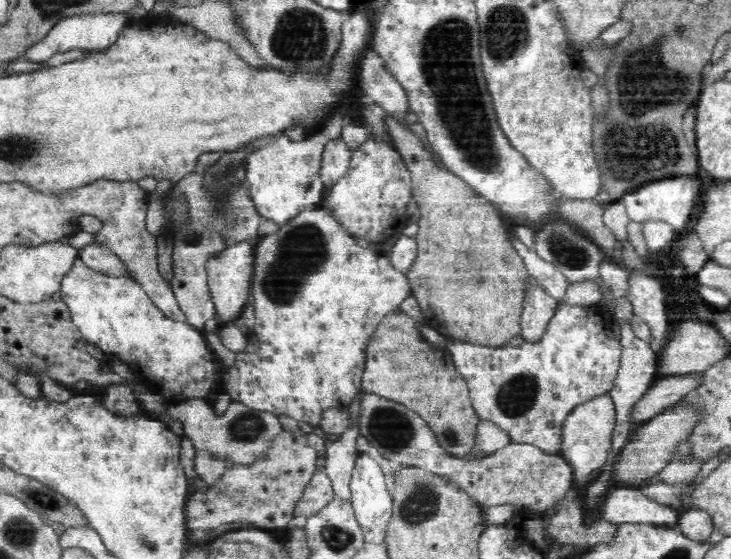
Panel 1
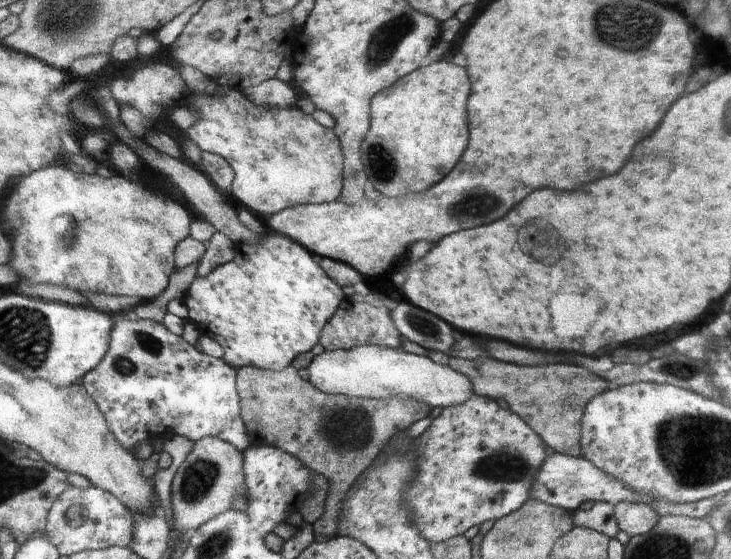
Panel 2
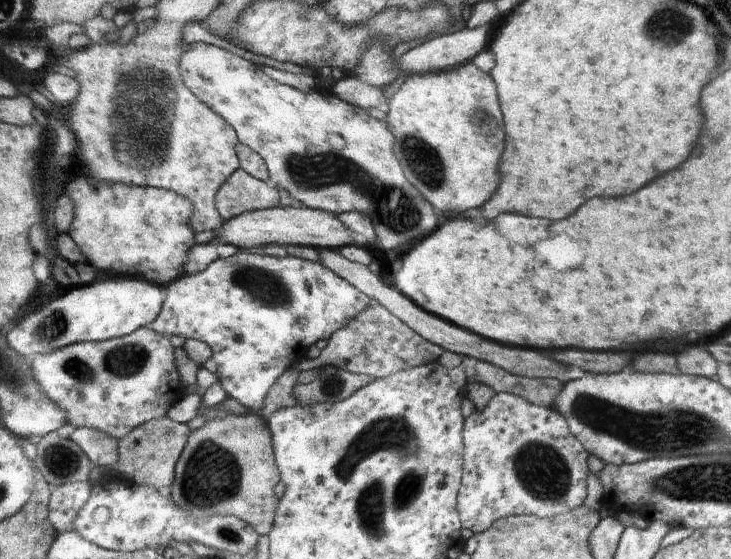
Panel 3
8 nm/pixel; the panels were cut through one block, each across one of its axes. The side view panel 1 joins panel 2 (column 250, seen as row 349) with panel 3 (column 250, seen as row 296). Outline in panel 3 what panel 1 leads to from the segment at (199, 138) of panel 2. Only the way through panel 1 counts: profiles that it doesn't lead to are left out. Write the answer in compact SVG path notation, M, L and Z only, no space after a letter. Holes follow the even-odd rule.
M198 43L193 46L193 49L186 51L181 58L181 71L184 75L186 84L192 89L192 92L196 93L210 108L217 112L234 125L236 132L238 133L240 143L244 143L251 149L254 149L265 161L266 168L269 171L269 182L277 189L282 188L290 194L290 198L302 204L305 207L311 209L320 209L328 211L334 215L346 211L356 211L365 214L371 221L375 230L375 247L379 248L382 252L390 250L390 252L396 252L399 255L415 247L418 242L424 240L427 236L433 234L439 227L438 224L442 224L442 220L438 220L438 210L433 205L424 200L420 196L420 192L406 180L404 169L402 168L401 161L394 156L393 149L393 133L387 127L385 120L377 120L368 115L366 109L348 104L343 100L340 100L331 89L315 88L312 92L300 92L291 86L276 82L272 80L262 69L261 66L252 63L251 61L230 52L230 50L219 47L218 45L211 45L208 43Z

